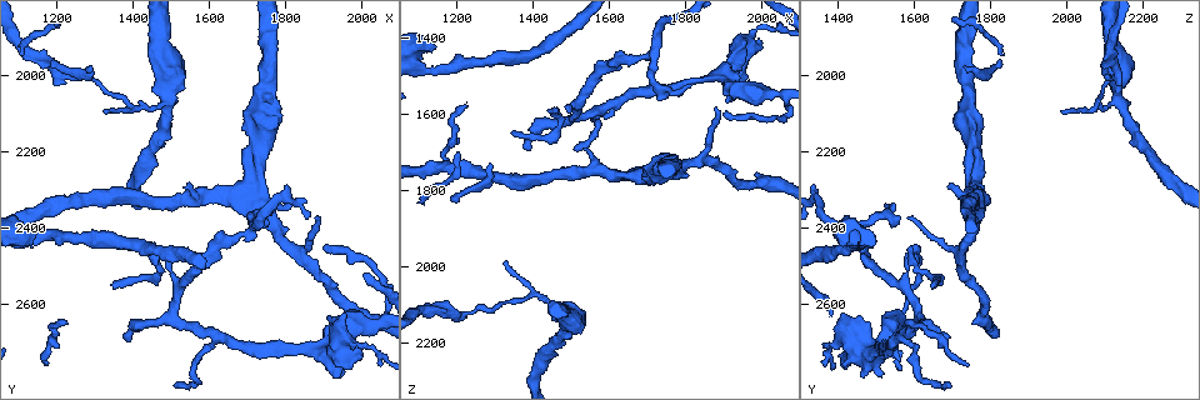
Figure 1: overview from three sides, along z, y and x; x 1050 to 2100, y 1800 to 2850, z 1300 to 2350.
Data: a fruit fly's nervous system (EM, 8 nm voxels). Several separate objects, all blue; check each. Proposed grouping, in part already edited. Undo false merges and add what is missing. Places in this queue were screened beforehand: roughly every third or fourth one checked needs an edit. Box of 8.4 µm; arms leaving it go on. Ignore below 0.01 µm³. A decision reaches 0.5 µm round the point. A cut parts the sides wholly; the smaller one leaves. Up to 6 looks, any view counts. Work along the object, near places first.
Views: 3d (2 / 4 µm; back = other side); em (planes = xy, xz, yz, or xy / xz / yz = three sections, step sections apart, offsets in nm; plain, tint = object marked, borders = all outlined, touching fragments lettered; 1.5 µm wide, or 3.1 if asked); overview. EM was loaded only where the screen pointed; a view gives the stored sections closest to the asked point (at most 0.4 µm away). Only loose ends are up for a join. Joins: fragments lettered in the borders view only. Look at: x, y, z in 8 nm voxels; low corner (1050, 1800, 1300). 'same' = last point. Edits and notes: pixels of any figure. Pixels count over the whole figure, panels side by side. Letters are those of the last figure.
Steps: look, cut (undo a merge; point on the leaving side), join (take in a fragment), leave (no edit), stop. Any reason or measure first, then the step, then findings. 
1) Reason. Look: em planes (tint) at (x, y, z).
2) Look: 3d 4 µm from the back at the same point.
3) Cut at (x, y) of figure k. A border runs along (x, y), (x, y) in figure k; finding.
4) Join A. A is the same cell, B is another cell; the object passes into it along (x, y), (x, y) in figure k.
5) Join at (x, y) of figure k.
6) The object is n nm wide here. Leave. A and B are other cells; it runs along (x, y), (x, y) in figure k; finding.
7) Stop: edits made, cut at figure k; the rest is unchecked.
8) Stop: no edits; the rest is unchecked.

Calibre changes. Look: em xy step 4 (tint) at (1945, 2695, 1410).

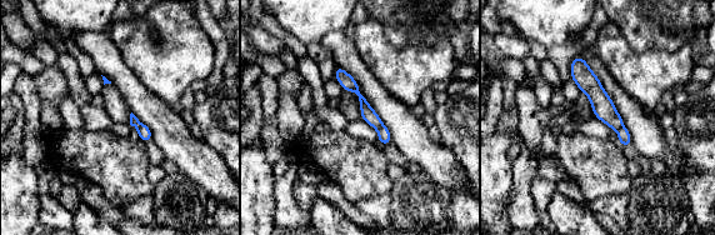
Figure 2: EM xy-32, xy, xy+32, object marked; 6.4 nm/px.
Cut it another way. Look: em planes (borders) at the same point.

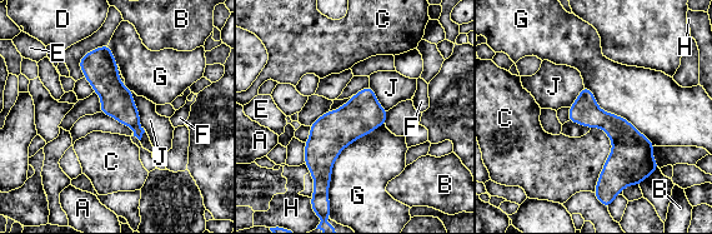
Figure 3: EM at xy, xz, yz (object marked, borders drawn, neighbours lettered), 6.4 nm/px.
The object is 160 nm wide here. Cut at (138, 130) of figure 3. A, B, C, D, E, F, G, H and J are other cells; a border runs along (139, 123), (131, 127) in figure 3; two neurons meet here.

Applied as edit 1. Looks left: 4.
Look: 3d 4 µm from the back at (1875, 2370, 1580).

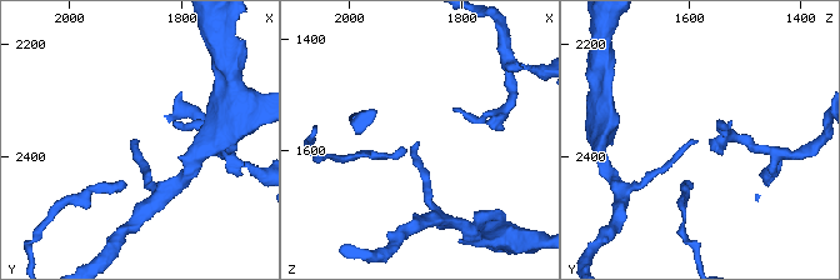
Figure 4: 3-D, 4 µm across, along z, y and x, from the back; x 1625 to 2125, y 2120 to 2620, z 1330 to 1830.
Shape alone is not enough. Look: em planes (plain) at (1875, 2375, 1585).

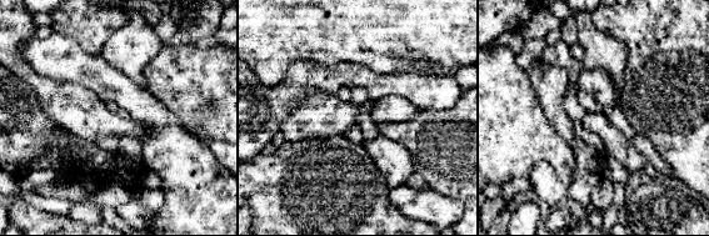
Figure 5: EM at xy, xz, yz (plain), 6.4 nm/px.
What lies round it. Look: em planes (borders) at the same point.

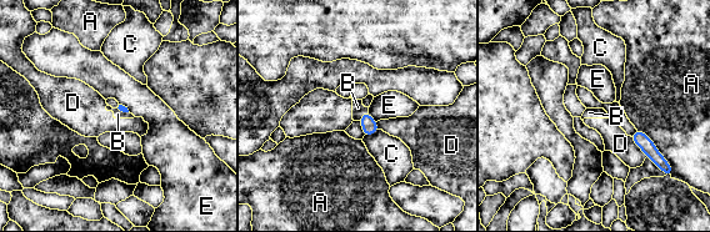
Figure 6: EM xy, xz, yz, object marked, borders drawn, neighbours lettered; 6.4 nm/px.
Leave. A, B, C, D and E are other cells; no lettered fragment goes on from it.

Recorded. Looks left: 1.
Stop: edits made, cut at figure 3; the rest is unchecked.

